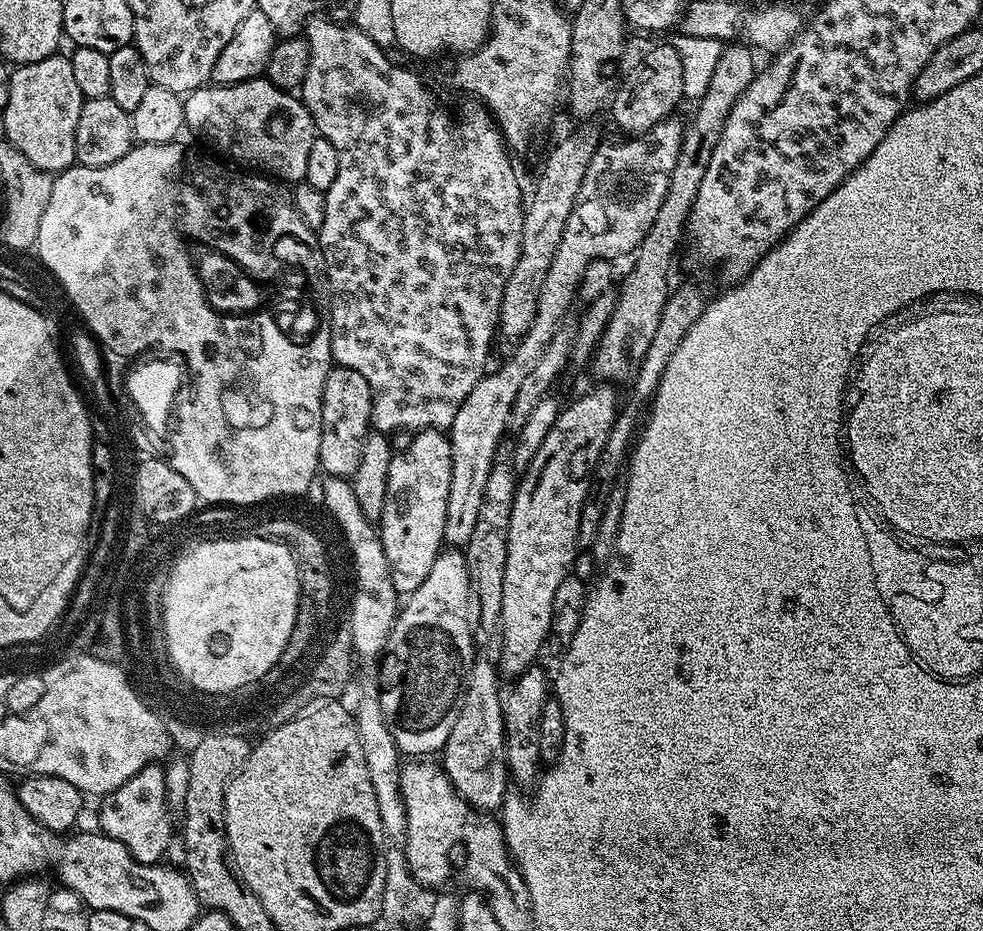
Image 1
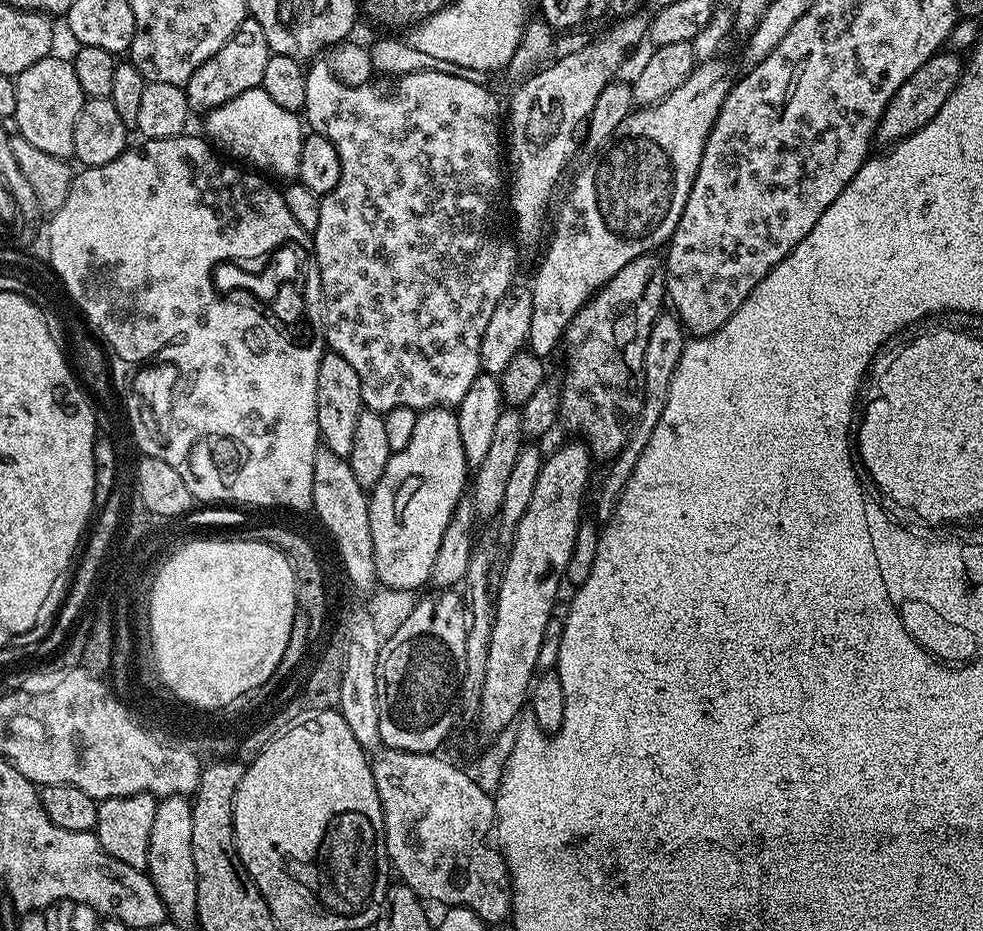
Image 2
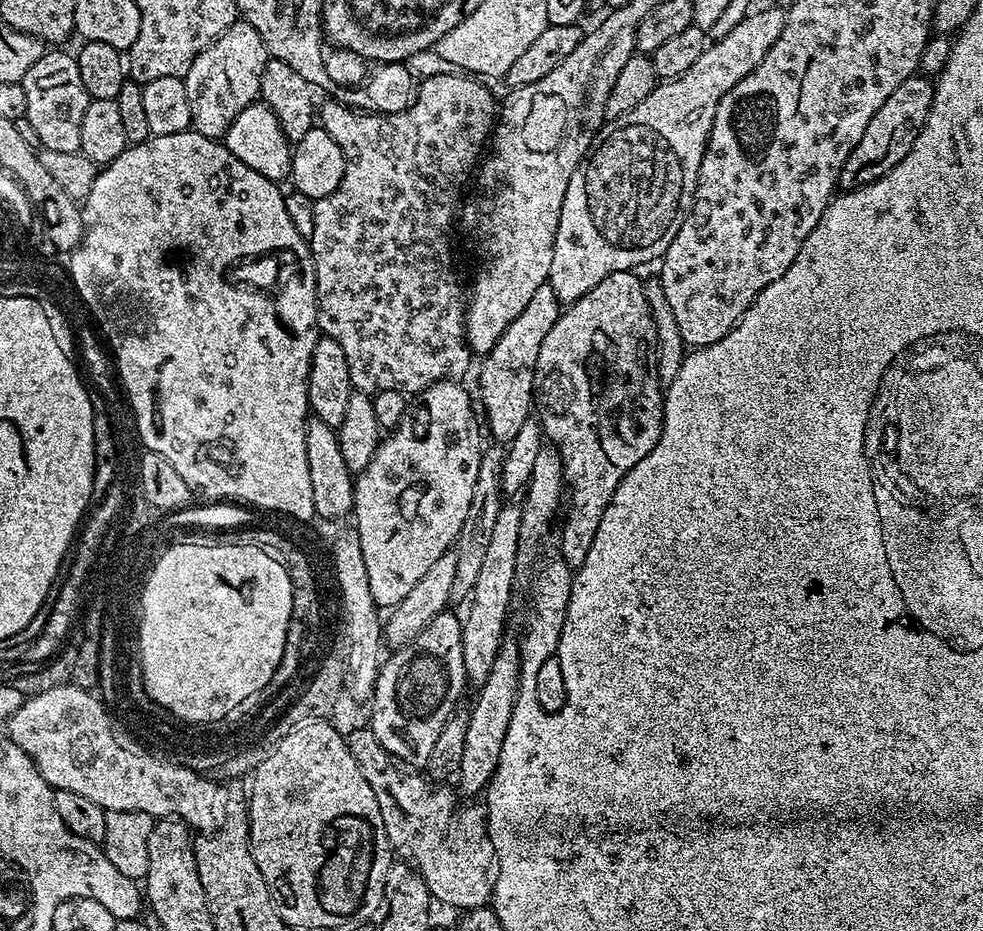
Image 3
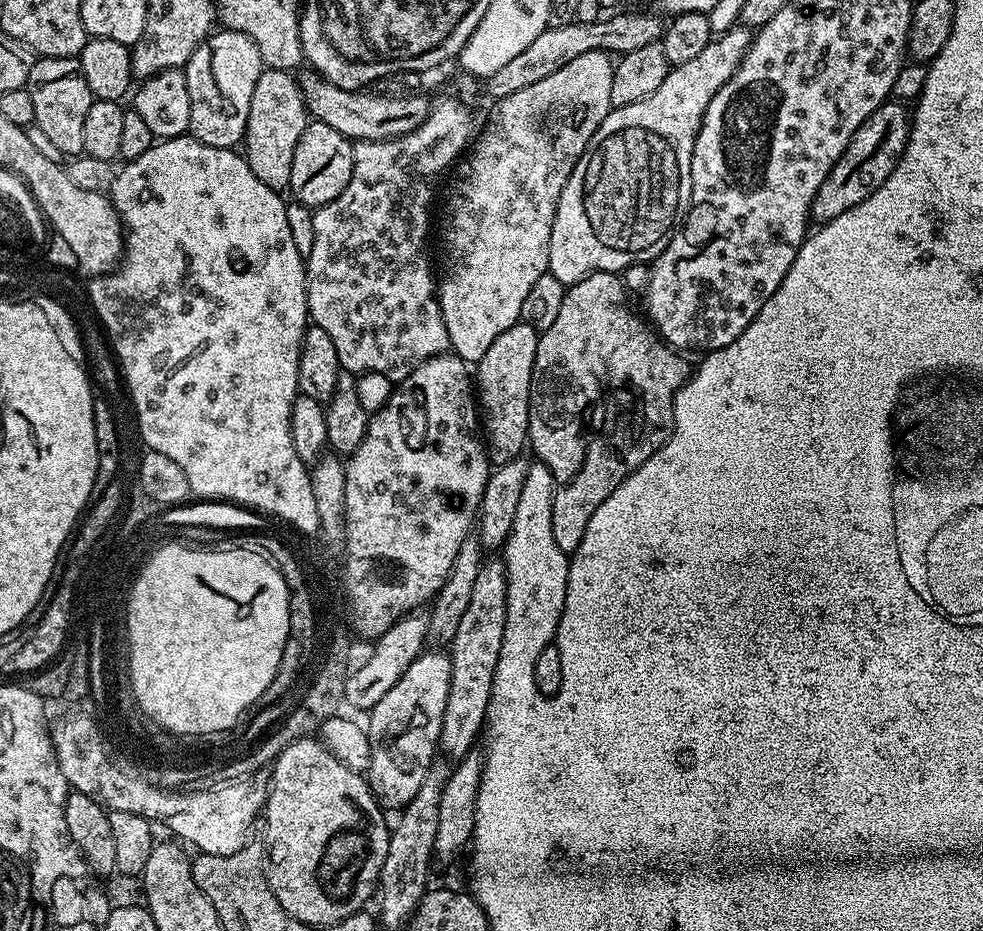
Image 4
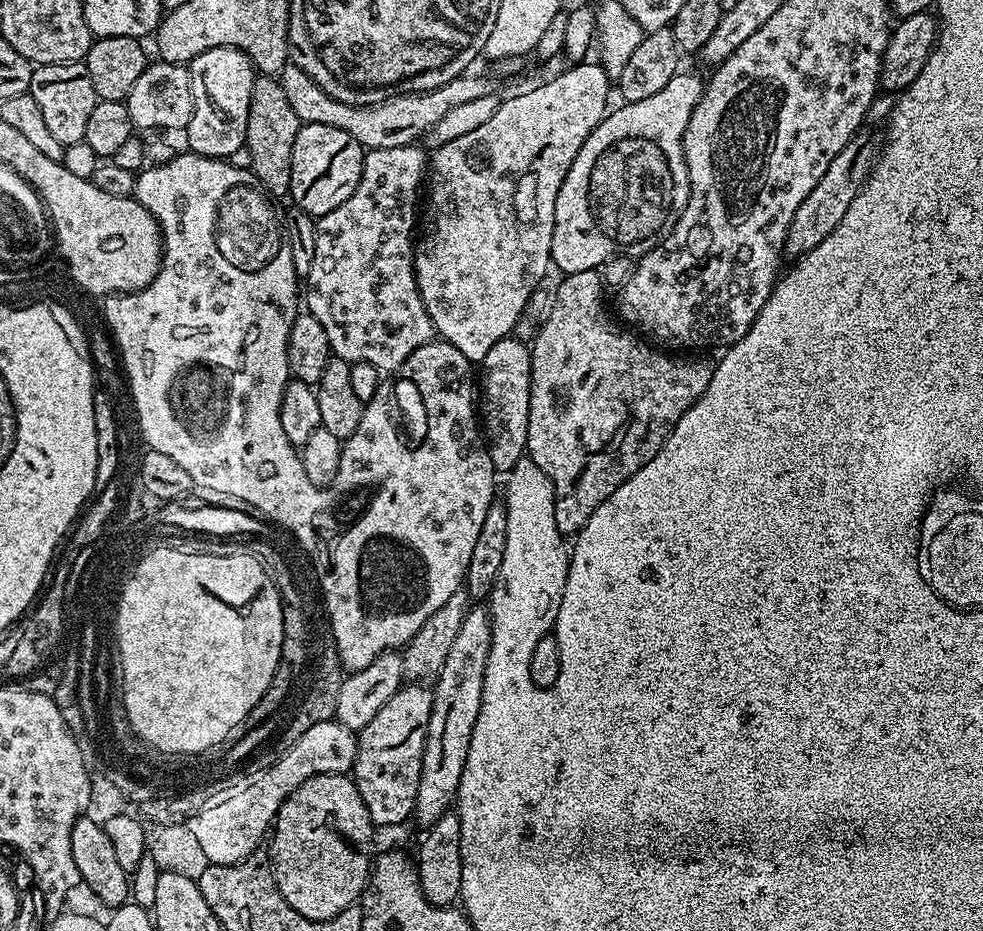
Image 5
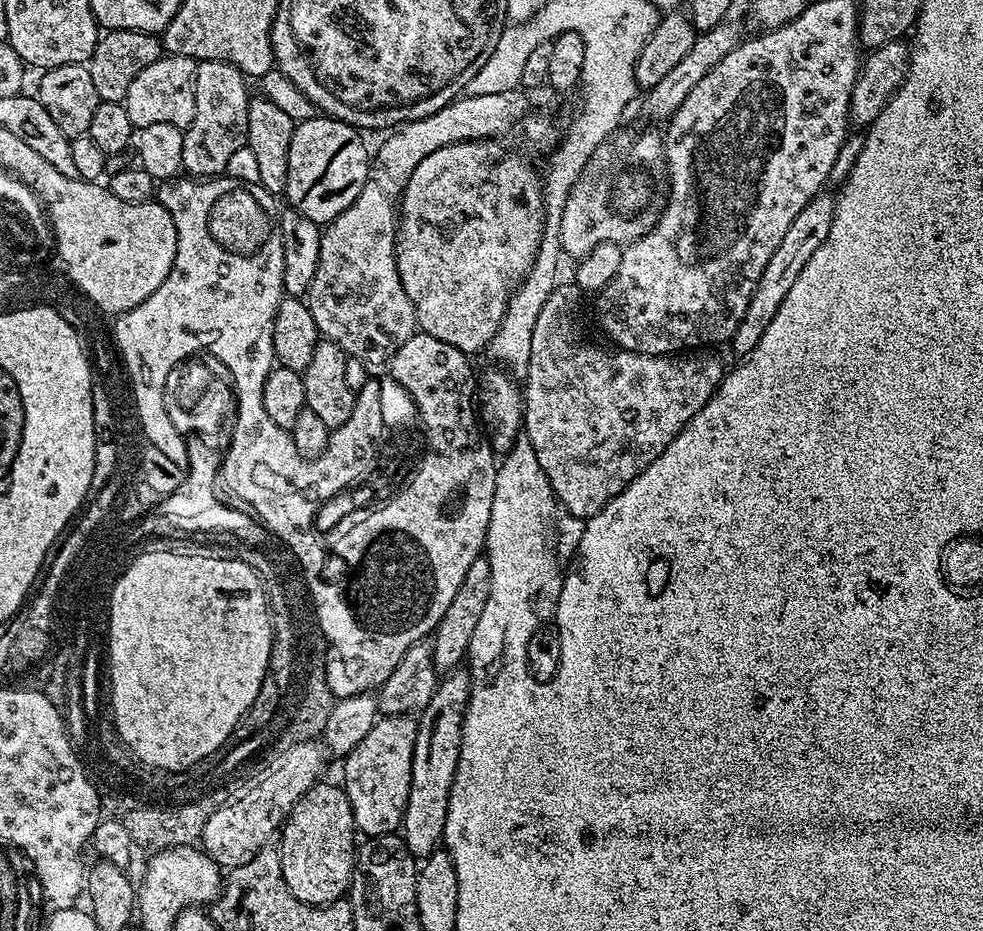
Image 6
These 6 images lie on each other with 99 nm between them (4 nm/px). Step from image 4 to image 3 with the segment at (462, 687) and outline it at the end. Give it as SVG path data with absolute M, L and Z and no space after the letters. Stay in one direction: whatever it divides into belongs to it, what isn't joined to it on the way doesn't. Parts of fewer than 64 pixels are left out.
M501 503L498 510L498 518L494 518L494 530L490 537L490 543L486 550L484 561L478 579L474 581L474 590L467 601L468 617L462 620L460 633L462 634L462 666L464 667L464 678L469 685L479 686L490 678L490 669L494 666L494 658L498 658L498 650L504 644L506 633L504 627L508 624L508 607L512 604L512 587L516 584L516 568L520 559L520 526L522 524L522 510L519 503Z

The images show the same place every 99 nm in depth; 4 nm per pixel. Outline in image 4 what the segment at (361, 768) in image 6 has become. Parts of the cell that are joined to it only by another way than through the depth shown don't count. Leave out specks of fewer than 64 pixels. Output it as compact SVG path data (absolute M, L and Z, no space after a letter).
M425 650L420 657L382 694L382 698L367 713L366 731L370 742L370 762L366 779L372 795L380 802L380 807L385 810L403 810L409 802L422 790L422 782L426 782L426 770L430 770L432 761L437 759L440 731L442 730L442 714L446 714L446 698L450 694L450 666L451 655L444 650L431 652Z

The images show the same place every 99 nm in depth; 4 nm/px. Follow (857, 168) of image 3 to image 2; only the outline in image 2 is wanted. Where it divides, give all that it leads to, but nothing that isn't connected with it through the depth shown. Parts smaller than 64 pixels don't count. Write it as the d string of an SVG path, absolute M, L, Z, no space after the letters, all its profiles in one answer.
M941 50L926 62L922 62L922 66L918 66L918 70L914 70L914 74L910 74L910 78L902 82L902 86L898 86L894 98L890 98L882 114L880 125L876 128L877 145L891 146L899 140L905 140L910 134L926 126L926 122L930 122L934 114L938 114L942 102L946 102L946 98L954 94L960 75L964 73L965 61L959 58L961 57L955 51Z

